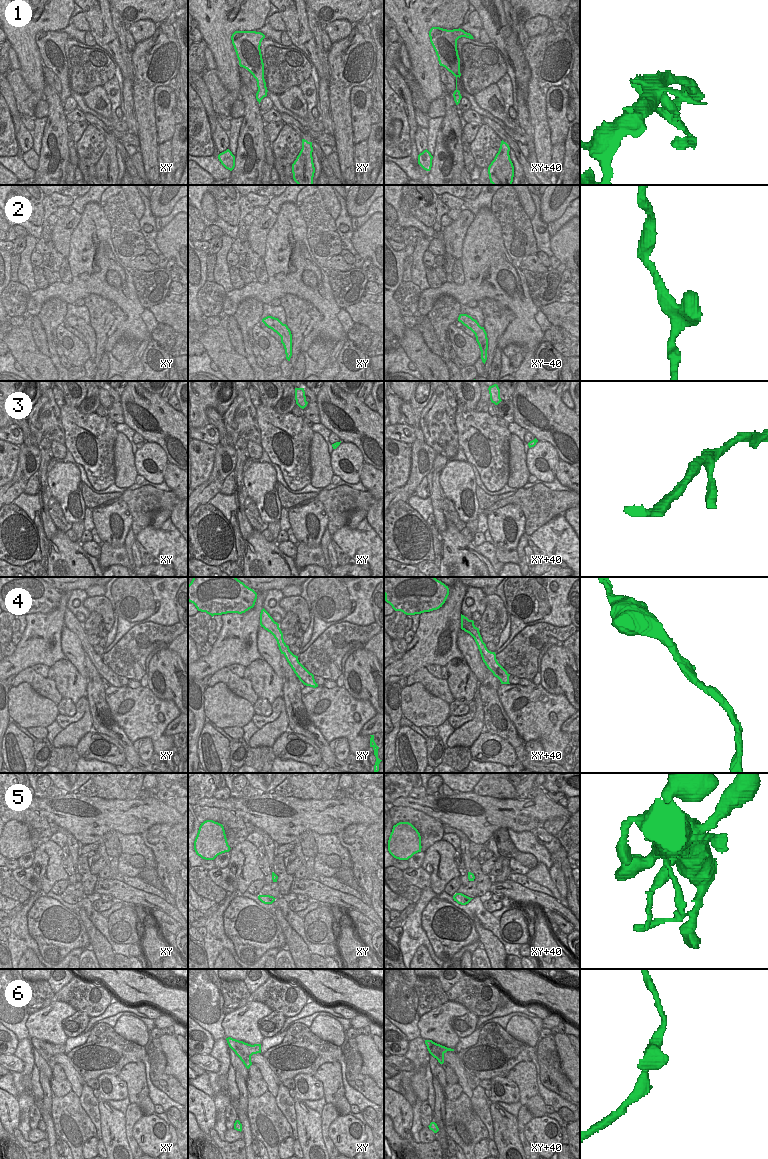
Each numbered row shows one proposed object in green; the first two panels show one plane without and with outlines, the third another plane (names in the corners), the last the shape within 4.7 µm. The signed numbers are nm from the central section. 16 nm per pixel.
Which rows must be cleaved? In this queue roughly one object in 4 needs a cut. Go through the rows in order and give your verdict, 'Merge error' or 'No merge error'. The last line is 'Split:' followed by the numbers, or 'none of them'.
1: No merge error
2: No merge error
3: No merge error
4: No merge error
5: No merge error
6: No merge error
Split: none of them

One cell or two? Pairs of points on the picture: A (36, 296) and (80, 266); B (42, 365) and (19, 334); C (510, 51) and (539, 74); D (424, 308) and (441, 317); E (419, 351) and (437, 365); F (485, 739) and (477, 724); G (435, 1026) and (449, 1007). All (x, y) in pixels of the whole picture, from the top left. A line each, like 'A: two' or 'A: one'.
A: one
B: one
C: two
D: two
E: one
F: two
G: one

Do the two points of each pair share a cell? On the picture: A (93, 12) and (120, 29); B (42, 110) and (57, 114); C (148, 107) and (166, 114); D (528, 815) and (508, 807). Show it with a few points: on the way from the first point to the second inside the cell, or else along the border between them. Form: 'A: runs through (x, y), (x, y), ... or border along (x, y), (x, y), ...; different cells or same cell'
A: border along (109, 10), (111, 24), (120, 46); different cells
B: border along (44, 98), (48, 106), (47, 116); different cells
C: border along (160, 86), (154, 92), (154, 122), (157, 132); different cells
D: runs through (523, 815), (519, 815), (513, 809); same cell

